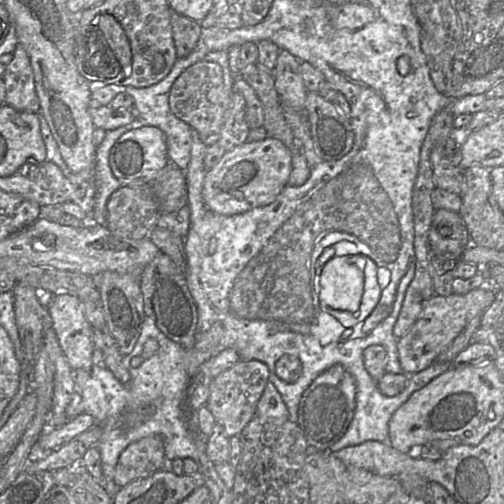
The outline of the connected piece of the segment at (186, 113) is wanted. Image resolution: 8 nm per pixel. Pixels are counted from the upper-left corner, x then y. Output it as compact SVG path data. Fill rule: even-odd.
M202 60L189 66L174 81L169 92L169 107L178 119L198 132L200 140L208 147L220 139L231 94L224 89L221 67L215 62Z

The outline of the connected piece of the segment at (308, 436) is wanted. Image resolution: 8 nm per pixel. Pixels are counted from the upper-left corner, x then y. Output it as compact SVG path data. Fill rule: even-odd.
M342 365L319 374L303 392L297 411L297 425L311 449L329 451L347 430L356 406L356 382Z

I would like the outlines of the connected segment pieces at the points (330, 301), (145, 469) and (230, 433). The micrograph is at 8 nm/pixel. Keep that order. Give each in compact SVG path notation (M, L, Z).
M334 256L322 267L319 279L321 311L336 318L345 329L362 323L379 303L382 294L377 287L376 264L367 256Z
M160 436L147 437L129 444L122 451L115 467L113 484L122 488L137 479L144 479L165 467L164 442Z
M256 360L240 361L211 381L206 406L215 423L223 427L228 439L239 436L256 415L257 404L269 380L268 376L269 370L264 363Z

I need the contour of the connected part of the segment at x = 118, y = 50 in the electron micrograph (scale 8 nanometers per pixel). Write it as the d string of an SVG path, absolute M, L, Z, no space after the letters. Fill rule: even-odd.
M101 15L97 20L97 33L106 40L125 76L131 74L132 52L129 39L120 23L112 15Z

